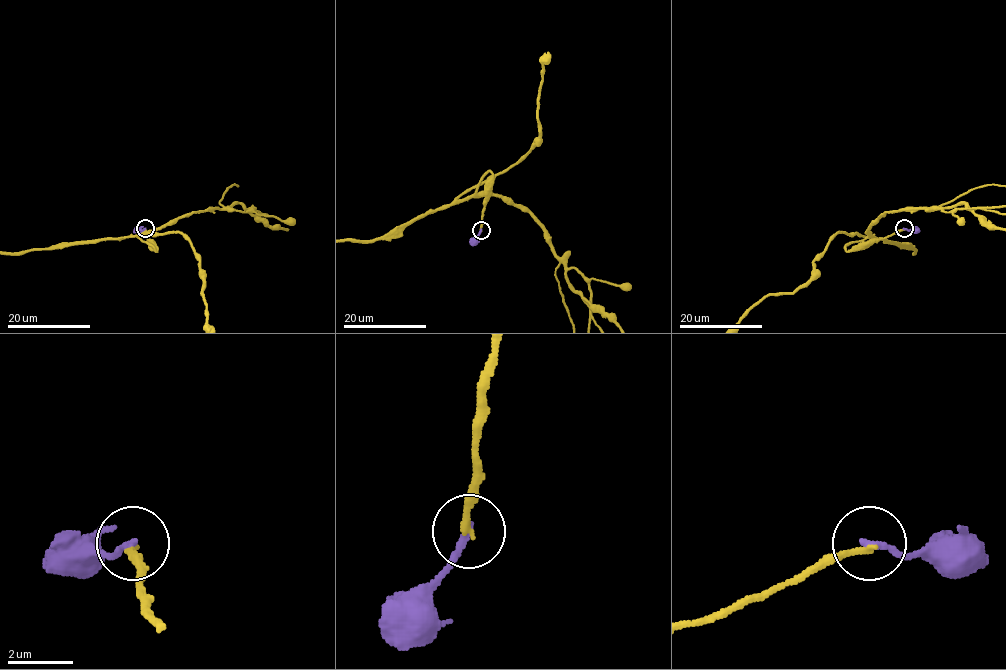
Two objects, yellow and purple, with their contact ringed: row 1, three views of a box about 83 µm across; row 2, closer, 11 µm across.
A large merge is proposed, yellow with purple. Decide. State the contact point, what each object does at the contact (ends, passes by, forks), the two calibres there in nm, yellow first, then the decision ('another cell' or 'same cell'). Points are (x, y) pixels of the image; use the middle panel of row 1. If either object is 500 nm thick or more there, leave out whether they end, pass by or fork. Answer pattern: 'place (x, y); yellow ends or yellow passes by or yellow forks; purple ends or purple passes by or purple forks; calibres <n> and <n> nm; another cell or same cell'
place (481, 230); yellow ends; purple ends; calibres 200 and 240 nm; another cell

